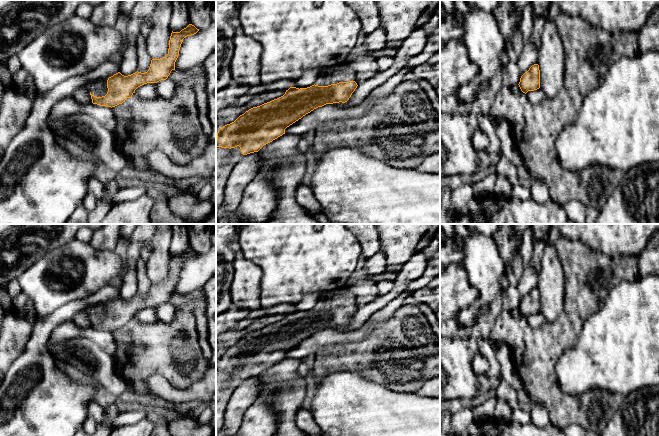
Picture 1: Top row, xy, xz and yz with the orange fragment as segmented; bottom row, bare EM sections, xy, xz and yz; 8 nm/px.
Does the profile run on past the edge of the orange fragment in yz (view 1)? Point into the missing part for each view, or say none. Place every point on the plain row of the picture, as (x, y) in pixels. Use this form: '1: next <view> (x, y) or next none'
1: next none

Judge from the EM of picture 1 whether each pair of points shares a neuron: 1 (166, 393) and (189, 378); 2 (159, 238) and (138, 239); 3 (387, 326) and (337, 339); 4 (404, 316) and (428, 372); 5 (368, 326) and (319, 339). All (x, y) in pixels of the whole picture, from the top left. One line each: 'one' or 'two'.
1: two
2: two
3: two
4: one
5: one

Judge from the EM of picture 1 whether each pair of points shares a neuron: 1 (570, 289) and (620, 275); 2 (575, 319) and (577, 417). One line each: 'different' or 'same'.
1: same
2: same

